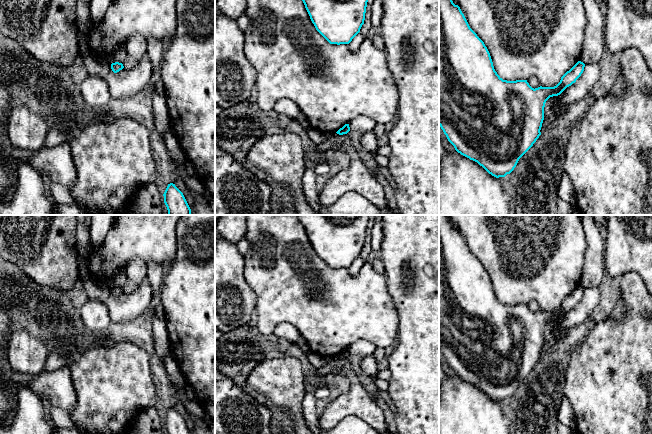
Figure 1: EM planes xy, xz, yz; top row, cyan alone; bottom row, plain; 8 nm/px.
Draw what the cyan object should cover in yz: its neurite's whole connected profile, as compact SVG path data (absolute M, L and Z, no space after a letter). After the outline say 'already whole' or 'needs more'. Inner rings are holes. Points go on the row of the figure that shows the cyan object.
M439 0L439 126L458 153L477 162L496 178L505 177L514 170L519 159L541 135L546 101L575 83L584 67L585 64L578 61L554 87L534 89L527 80L503 80L494 69L487 47L470 28L460 7L452 0Z | already whole

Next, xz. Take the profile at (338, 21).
M302 0L316 30L330 44L349 44L360 32L368 0Z | already whole

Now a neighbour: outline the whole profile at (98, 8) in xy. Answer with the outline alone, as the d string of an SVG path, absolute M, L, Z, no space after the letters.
M90 0L91 17L94 20L102 20L112 0Z

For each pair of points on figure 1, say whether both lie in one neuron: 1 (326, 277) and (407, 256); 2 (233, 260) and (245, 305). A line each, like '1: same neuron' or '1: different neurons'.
1: different neurons
2: same neuron

